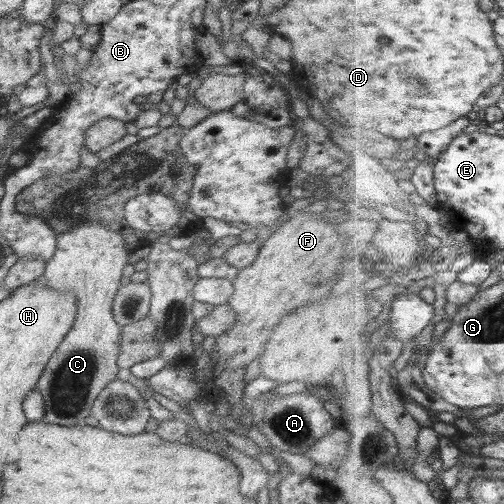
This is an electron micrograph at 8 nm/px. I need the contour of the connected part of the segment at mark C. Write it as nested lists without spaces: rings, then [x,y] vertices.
[[[80,222],[73,229],[56,236],[56,248],[51,258],[46,262],[41,277],[47,288],[64,293],[71,291],[75,295],[76,313],[74,323],[69,332],[61,340],[56,350],[51,354],[41,376],[36,382],[36,389],[41,393],[45,405],[43,422],[60,424],[61,426],[85,425],[83,418],[90,414],[90,408],[95,397],[105,388],[107,383],[117,376],[116,365],[119,344],[121,344],[121,329],[112,317],[111,305],[120,288],[123,266],[128,264],[126,256],[129,254],[123,246],[123,238],[111,230],[107,230],[101,222]]]

